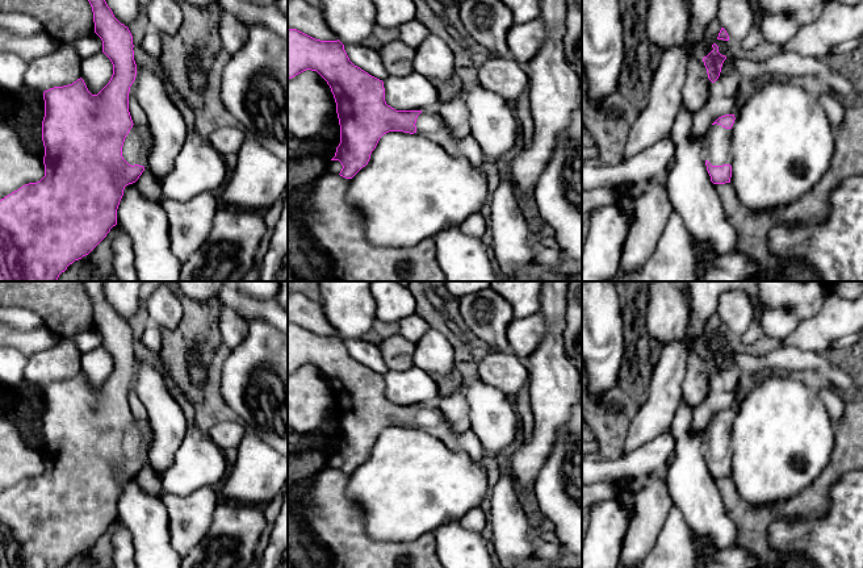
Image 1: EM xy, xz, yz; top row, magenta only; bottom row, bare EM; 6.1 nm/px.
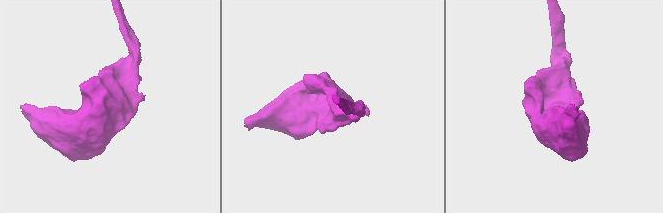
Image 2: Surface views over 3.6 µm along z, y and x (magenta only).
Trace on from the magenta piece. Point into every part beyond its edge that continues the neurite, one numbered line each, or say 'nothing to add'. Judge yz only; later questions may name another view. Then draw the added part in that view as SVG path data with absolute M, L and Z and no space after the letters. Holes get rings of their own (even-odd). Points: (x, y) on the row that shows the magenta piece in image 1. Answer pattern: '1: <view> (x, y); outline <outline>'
1: yz (717, 151); outline M712 125L704 135L704 158L712 166L730 164L733 154L730 149L732 129L725 129L721 125Z

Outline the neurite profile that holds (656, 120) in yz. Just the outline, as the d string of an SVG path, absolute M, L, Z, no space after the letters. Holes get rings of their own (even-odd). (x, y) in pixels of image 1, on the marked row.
M688 0L690 24L684 45L662 53L659 66L654 72L648 105L629 129L623 163L669 135L675 114L682 106L690 55L696 53L705 29L717 18L720 1Z

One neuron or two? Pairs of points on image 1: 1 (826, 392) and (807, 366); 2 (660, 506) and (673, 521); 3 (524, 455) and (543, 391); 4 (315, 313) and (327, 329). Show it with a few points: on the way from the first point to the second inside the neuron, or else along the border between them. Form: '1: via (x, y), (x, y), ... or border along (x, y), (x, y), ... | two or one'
1: border along (818, 379), (833, 388) | two
2: border along (673, 505), (654, 543) | two
3: via (540, 439), (543, 437), (543, 406) | one
4: via (315, 317), (323, 325) | one

